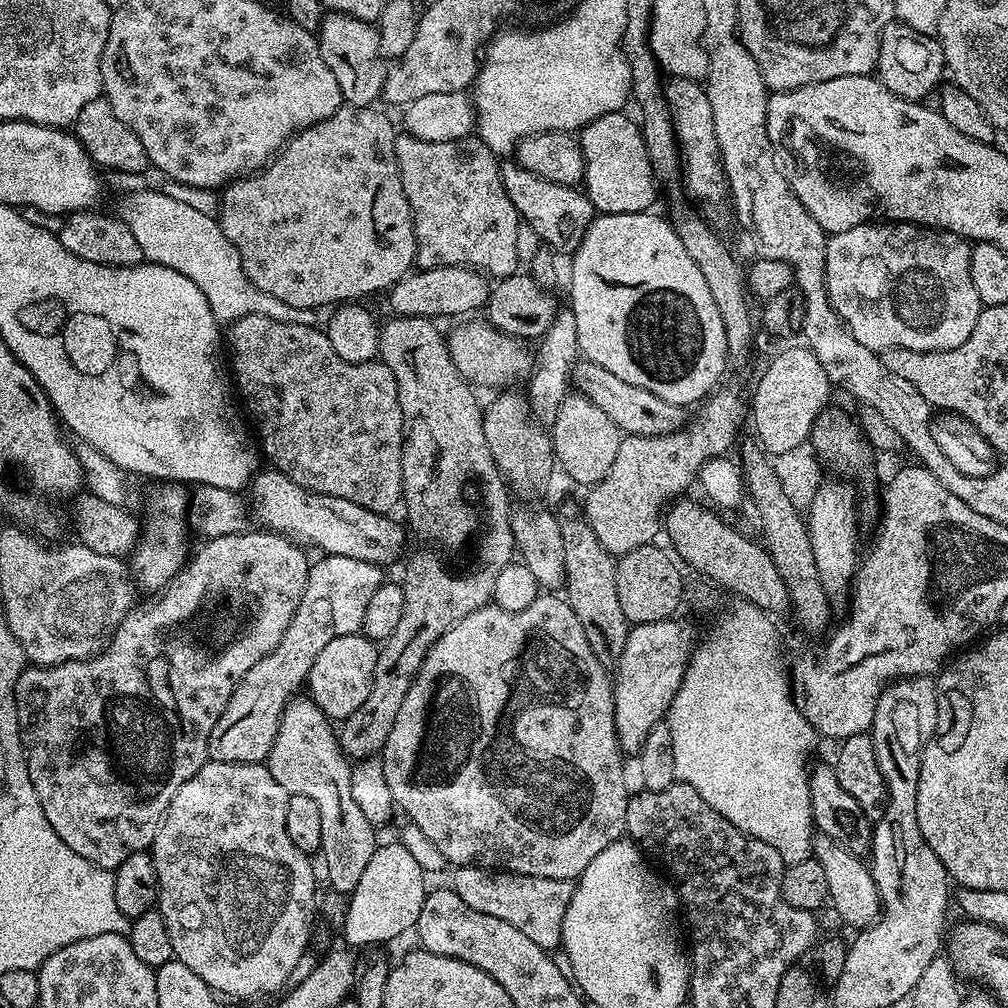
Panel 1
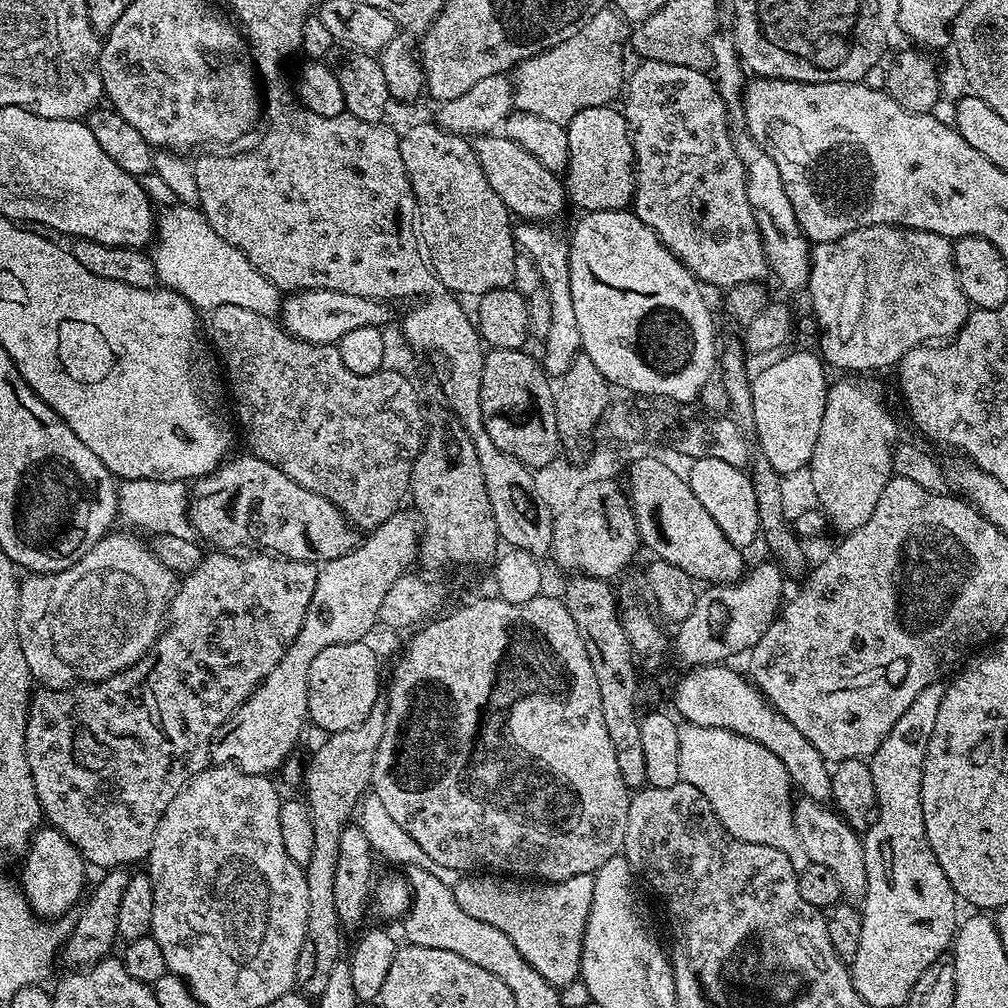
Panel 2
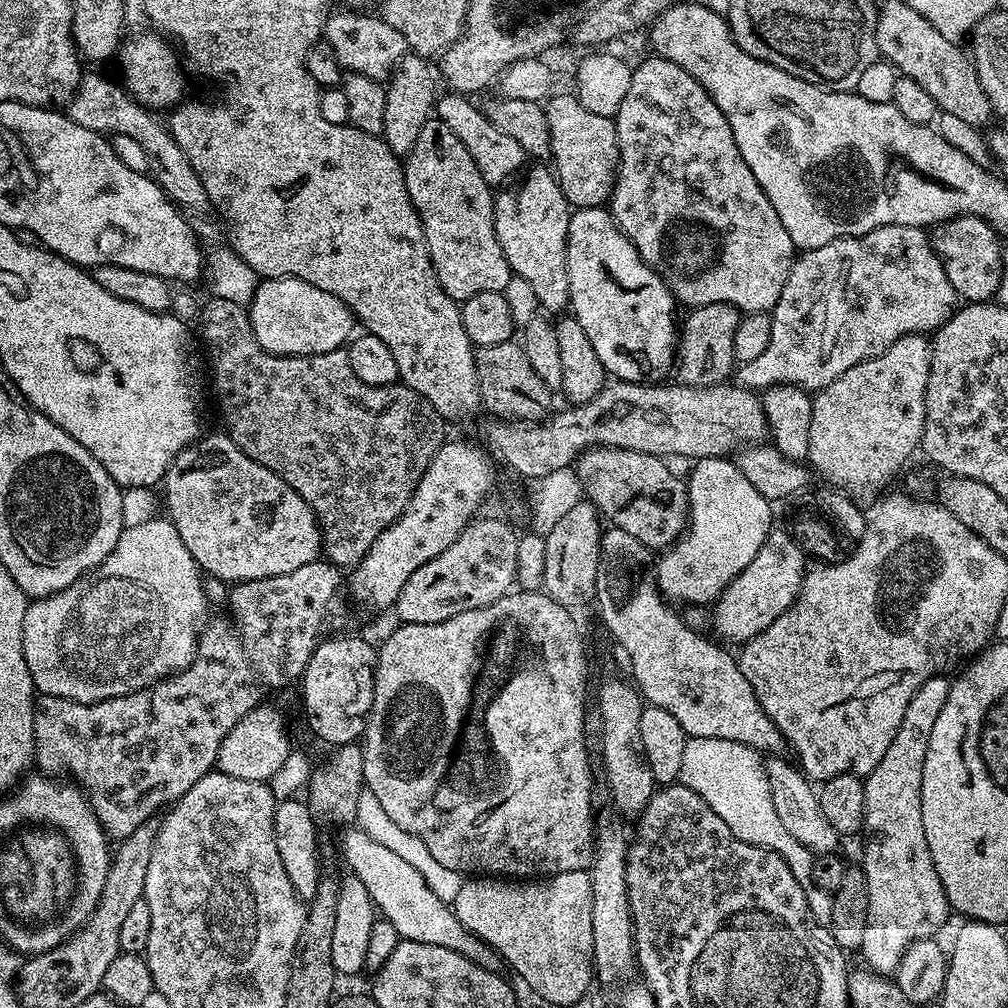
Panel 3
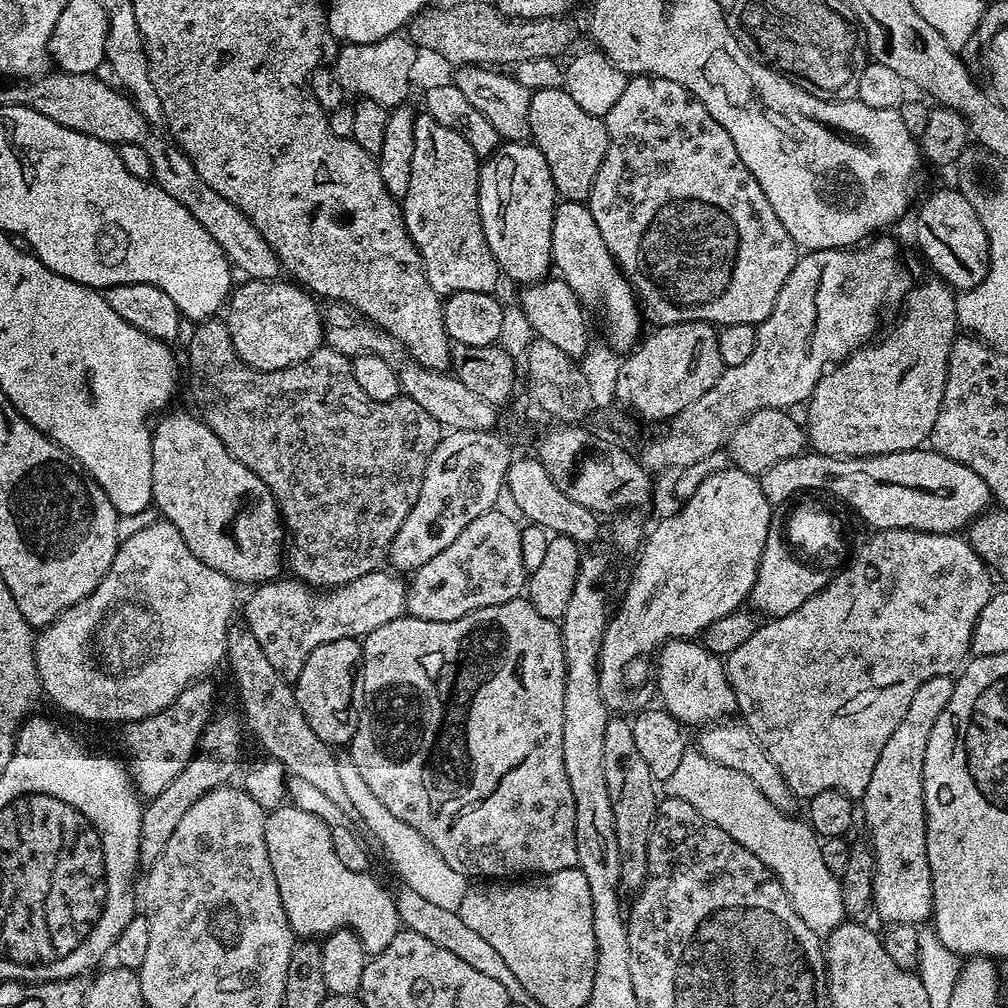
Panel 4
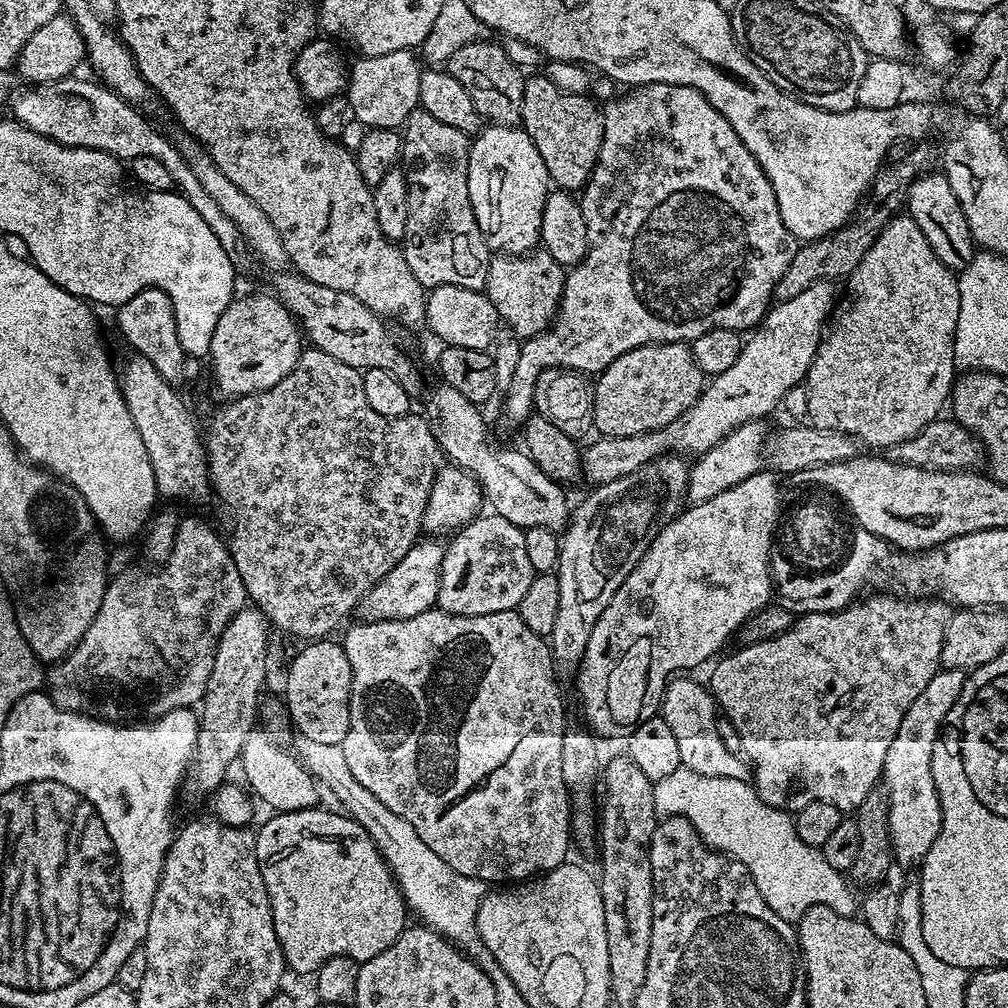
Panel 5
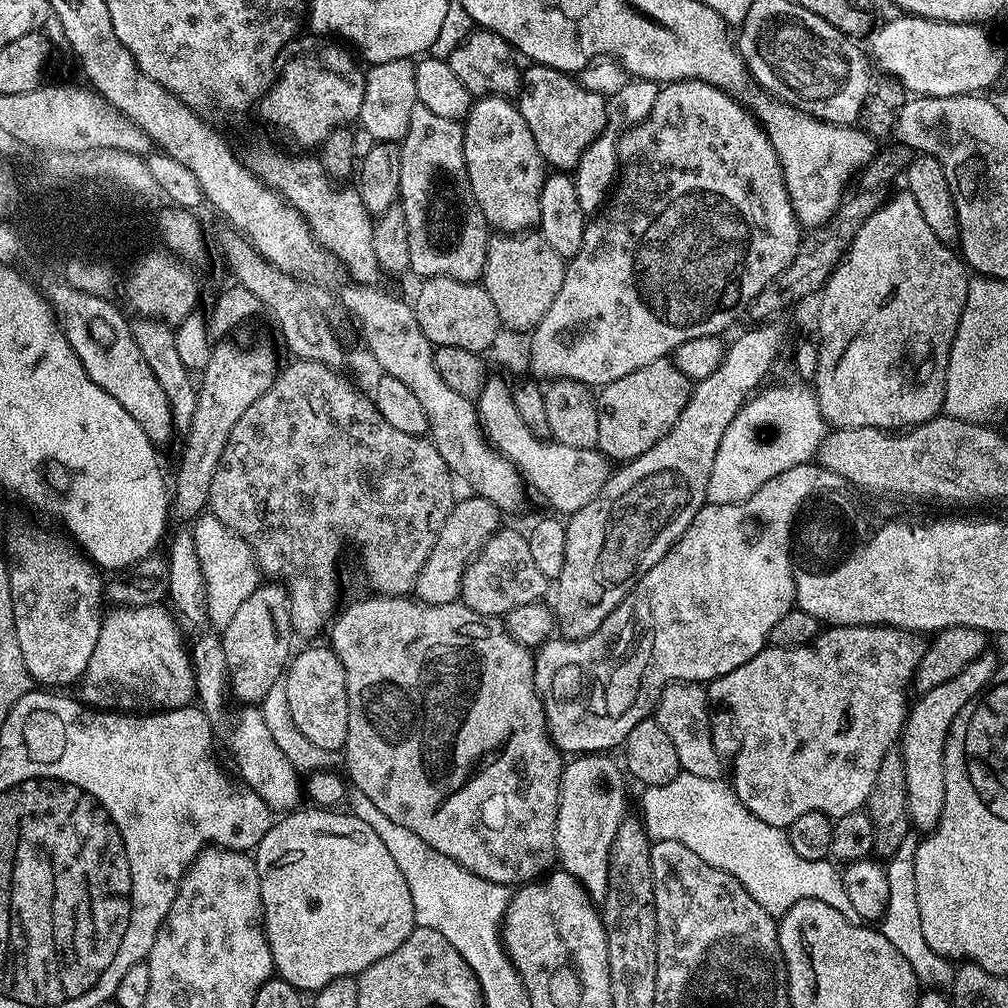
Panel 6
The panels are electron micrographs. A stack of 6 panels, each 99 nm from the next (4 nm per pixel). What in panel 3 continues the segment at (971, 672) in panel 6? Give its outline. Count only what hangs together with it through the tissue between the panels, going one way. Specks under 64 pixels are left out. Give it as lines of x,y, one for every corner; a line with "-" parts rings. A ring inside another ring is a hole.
947,675
935,676
918,686
914,698
910,698
910,706
906,706
906,714
902,714
902,726
898,726
894,742
890,742
890,750
882,754
882,762
878,762
878,766
874,766
872,773
864,780
864,832
869,836
864,844
862,867
866,874
870,902
866,935
862,938
862,946
858,952
859,955
864,955
863,963
877,974
895,973
902,962
902,954
906,954
912,941
935,937
936,931
943,926
944,919
950,916
948,899
938,878
938,870
934,870
930,846
926,846
926,834
922,830
922,766
934,718
938,718
942,706
946,706
949,694
950,680

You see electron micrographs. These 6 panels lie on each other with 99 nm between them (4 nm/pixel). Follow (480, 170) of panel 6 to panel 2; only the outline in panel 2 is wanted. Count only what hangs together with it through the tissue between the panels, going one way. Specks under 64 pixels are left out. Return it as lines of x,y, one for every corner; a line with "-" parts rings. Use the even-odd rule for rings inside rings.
520,222
515,225
514,235
517,249
523,255
534,258
541,285
550,294
550,334
542,338
542,363
549,377
559,378
574,362
574,358
581,355
582,349
578,334
578,318
574,315
574,297
570,294
569,241
566,236
564,240
563,234
555,232
552,228
555,227
544,222

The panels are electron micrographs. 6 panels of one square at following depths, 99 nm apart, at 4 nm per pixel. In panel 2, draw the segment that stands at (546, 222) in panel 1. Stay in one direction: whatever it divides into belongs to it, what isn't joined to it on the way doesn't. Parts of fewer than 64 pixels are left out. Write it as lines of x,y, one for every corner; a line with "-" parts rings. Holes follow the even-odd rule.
503,134
477,136
474,147
478,166
482,166
482,174
486,174
486,182
490,182
494,194
502,198
513,217
524,222
556,222
552,220
563,214
566,205
564,181
557,173
546,170
538,158
526,154
522,146
510,142
510,138

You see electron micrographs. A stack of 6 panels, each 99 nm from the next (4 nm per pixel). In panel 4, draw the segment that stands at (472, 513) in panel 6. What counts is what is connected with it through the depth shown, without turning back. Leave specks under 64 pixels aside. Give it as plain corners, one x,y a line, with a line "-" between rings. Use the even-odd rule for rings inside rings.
384,571
362,574
362,578
354,578
354,582
343,588
323,594
317,594
295,578
277,578
251,589
246,624
284,680
295,682
298,674
302,674
302,666
306,666
306,658
310,658
320,644
338,642
338,638
360,640
374,634
378,626
386,626
386,622
394,622
405,615
408,606
405,581
400,581
403,579
395,571

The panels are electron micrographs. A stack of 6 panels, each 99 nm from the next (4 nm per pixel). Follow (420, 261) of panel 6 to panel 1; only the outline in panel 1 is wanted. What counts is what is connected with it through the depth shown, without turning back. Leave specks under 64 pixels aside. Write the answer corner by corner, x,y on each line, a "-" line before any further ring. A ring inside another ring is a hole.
400,134
397,135
396,141
394,142
394,154
396,155
398,170
402,178
402,190
406,190
406,198
410,202
412,225
414,226
414,234
416,235
416,264
419,265
420,268
441,268
442,266
458,266
462,264
470,268
483,270
492,278
503,278
513,275
513,273
517,271
518,265
520,264
517,249
517,235
518,226
522,221
514,210
514,202
510,202
510,198
502,186
498,156
497,153
490,150
490,146
486,146
484,141
475,135
464,136
462,139
455,140
454,142
422,142
422,138
414,138
407,134

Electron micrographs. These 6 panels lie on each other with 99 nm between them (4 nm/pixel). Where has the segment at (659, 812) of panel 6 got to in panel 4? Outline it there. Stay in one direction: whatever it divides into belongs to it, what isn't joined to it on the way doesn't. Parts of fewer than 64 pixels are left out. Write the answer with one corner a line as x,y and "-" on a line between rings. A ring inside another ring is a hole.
685,750
682,763
674,769
674,774
670,774
668,780
663,781
662,788
663,791
665,788
668,796
682,798
682,802
690,802
690,806
694,806
694,810
698,810
702,818
726,830
726,834
730,834
734,842
746,846
750,854
758,857
776,875
778,882
786,890
798,918
802,918
802,922
806,922
806,926
810,926
810,930
814,930
816,936
827,938
839,924
845,923
840,877
830,874
826,861
822,858
821,837
817,836
815,830
803,819
788,820
792,819
789,813
779,812
766,798
766,794
762,794
762,790
758,790
754,782
750,782
746,774
730,770
730,766
718,766
718,762
706,758
699,750

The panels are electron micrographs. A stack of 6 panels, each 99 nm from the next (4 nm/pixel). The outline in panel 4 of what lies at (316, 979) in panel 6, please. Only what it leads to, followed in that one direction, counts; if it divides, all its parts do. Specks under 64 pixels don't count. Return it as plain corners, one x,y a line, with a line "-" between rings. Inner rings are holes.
281,806
267,813
266,822
266,854
270,854
270,866
274,866
274,879
278,882
278,895
282,898
282,910
286,910
288,924
293,933
300,938
323,938
329,932
337,932
340,928
348,928
362,942
369,954
386,950
390,942
402,930
399,912
393,893
383,888
372,877
371,871
355,872
342,862
338,862
338,854
334,850
332,831
314,814
306,814
306,810
295,806

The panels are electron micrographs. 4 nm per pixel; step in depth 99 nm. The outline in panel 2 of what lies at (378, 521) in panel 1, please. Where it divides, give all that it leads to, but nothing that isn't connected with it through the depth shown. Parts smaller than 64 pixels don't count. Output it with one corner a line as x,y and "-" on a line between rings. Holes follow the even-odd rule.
251,454
233,455
208,476
201,476
191,485
189,518
197,537
209,540
216,550
263,550
268,554
284,556
287,560
327,562
352,551
358,543
358,532
347,518
326,498
298,486
282,470
262,462

